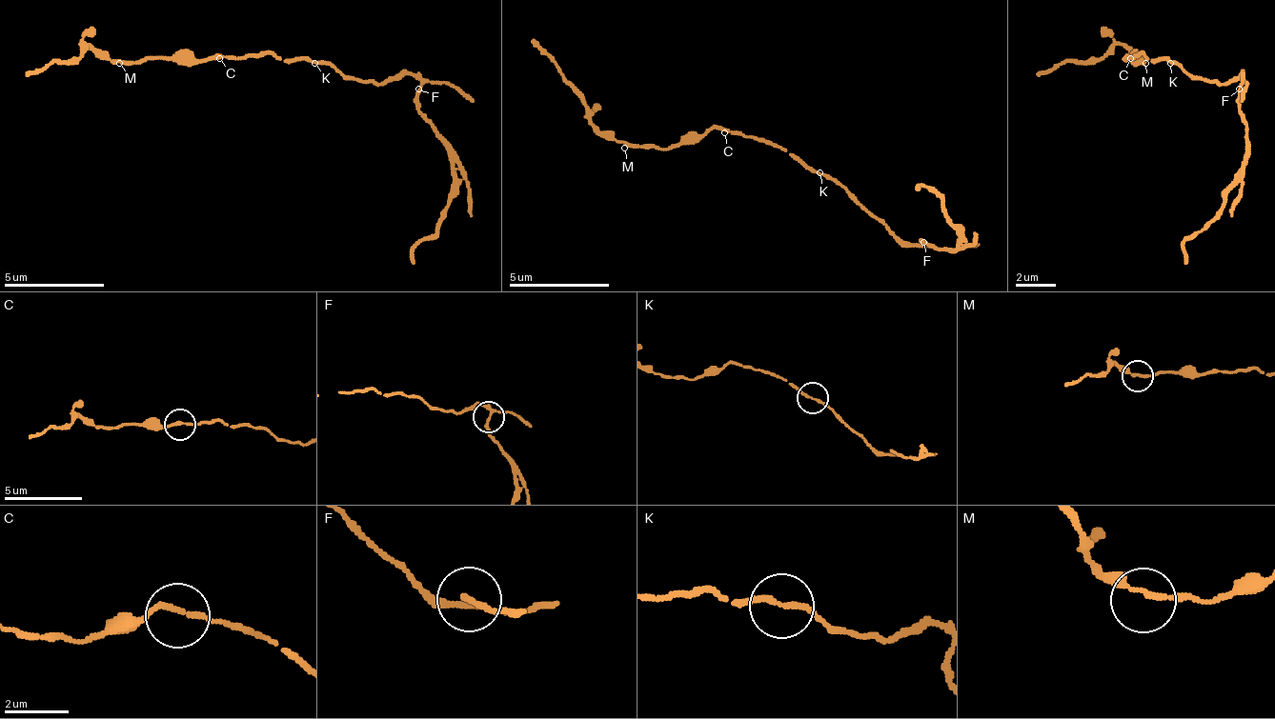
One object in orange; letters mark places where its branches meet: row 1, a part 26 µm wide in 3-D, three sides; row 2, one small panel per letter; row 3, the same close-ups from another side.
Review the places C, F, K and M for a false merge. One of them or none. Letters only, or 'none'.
F

